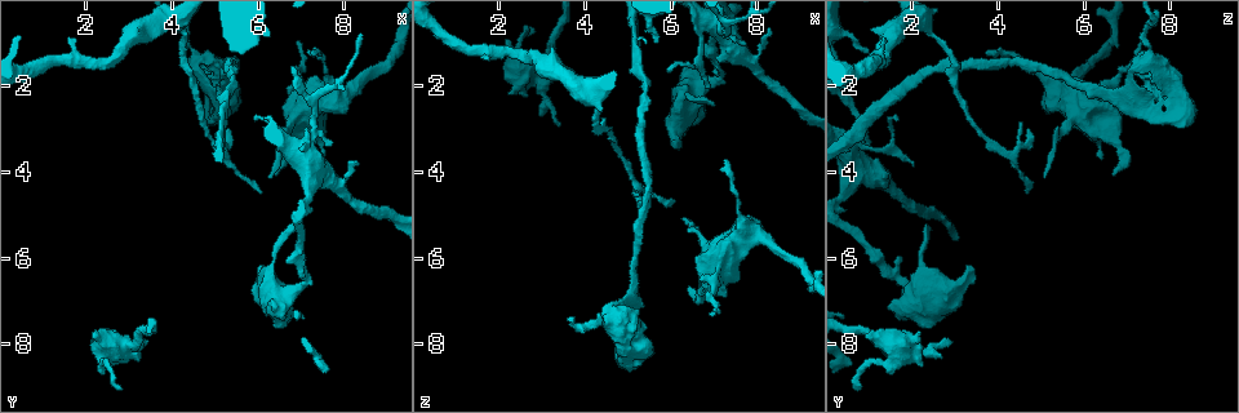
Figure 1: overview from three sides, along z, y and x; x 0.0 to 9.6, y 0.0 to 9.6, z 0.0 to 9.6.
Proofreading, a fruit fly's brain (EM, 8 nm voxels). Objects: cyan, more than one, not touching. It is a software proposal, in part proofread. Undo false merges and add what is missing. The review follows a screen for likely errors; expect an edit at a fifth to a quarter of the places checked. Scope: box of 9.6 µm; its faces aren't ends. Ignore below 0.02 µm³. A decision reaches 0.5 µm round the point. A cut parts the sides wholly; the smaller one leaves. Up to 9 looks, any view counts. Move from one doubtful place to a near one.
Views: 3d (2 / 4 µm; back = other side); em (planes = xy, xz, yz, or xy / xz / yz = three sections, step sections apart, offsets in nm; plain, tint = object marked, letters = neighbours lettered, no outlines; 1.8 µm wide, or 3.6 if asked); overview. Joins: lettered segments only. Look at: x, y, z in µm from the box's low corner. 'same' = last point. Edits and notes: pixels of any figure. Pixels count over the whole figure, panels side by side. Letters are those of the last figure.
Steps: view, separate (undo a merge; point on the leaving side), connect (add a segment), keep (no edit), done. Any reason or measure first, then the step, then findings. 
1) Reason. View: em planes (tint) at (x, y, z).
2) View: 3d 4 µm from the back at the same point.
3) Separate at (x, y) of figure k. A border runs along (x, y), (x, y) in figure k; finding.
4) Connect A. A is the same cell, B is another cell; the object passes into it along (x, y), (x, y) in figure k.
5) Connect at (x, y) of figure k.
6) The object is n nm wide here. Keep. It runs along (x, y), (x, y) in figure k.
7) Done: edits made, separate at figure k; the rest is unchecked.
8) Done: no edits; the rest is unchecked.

View: em yz step 16 (tint) at (7.20, 1.20, 3.70).

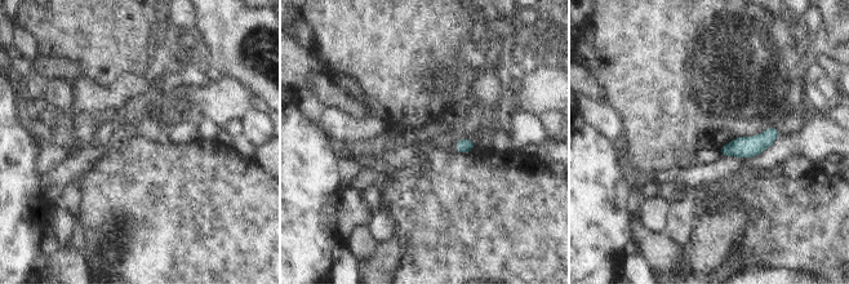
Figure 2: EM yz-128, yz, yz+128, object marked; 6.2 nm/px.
Another direction. View: em planes (letters) at the same point.

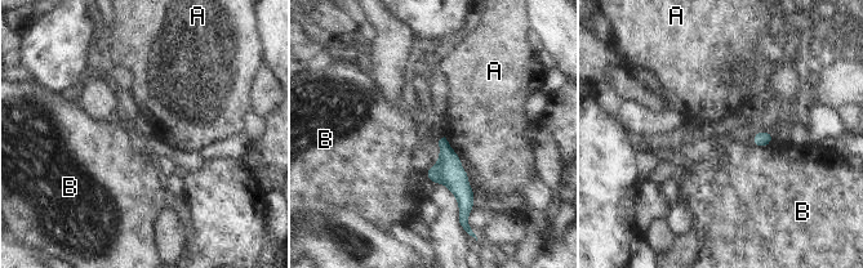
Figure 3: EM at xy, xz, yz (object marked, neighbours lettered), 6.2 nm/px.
The object is 100 nm wide here; the longest contact is with A, 420 nm. Keep. A and B are other cells; no lettered segment goes on from it.

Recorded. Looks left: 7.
Tapers out. View: em planes (letters) at (7.00, 5.35, 2.50).

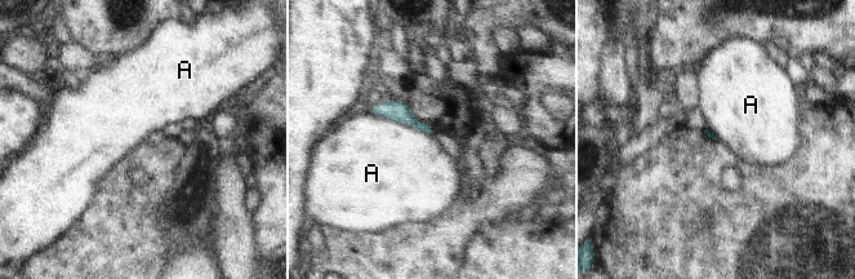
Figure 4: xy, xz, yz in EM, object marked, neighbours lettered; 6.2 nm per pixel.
Keep. A is another cell; none of them fits.

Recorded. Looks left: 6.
Branch stops here. View: em planes (letters) at (3.40, 7.95, 2.95).

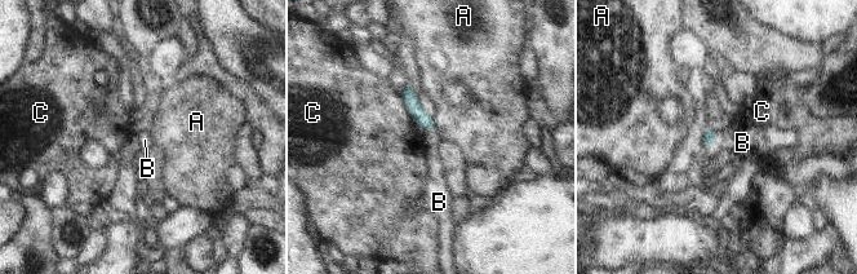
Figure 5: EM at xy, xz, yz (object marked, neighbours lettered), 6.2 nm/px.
The longest contact is with C, 220 nm. Connect B. B is the same cell, A and C are other cells; the neuron continues.

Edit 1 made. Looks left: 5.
Redraw. View: overview.

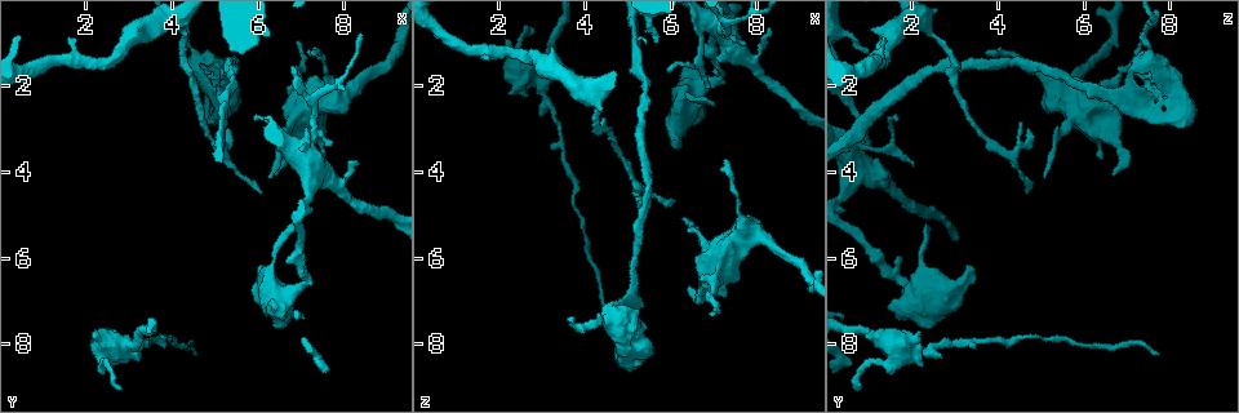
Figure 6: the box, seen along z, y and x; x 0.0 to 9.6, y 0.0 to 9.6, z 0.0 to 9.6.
Branch stops here. View: 3d 4 µm at (1.60, 0.95, 1.35).

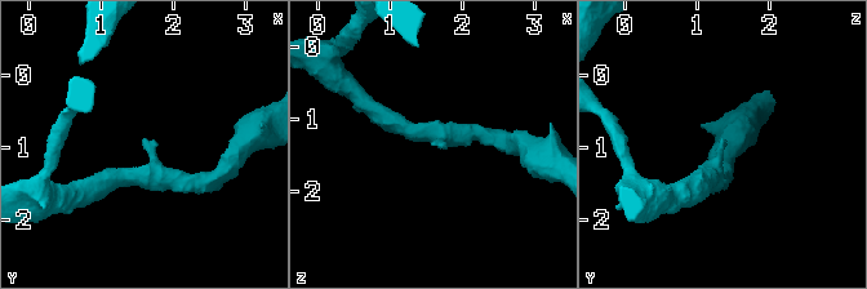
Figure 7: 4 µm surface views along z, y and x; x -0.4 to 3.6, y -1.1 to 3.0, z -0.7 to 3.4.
View: em 3.6 µm xz step 8 (plain) at (1.65, 0.90, 1.40).

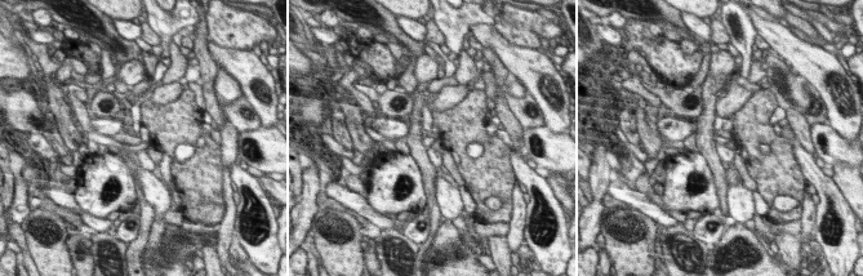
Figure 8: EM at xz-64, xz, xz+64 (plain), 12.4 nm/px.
View: em 3.6 µm xz step 8 (letters) at the same point.

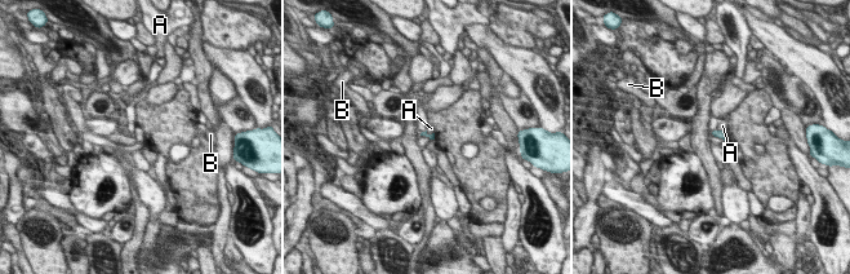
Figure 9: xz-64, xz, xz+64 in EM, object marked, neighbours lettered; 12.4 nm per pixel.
The longest contact is with B, 190 nm. Keep. A and B are other cells; a border runs along (711, 135), (724, 140) in figure 9; no lettered segment goes on from it.

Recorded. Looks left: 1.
Done: edits made, connect at figure 5; the rest is unchecked.

